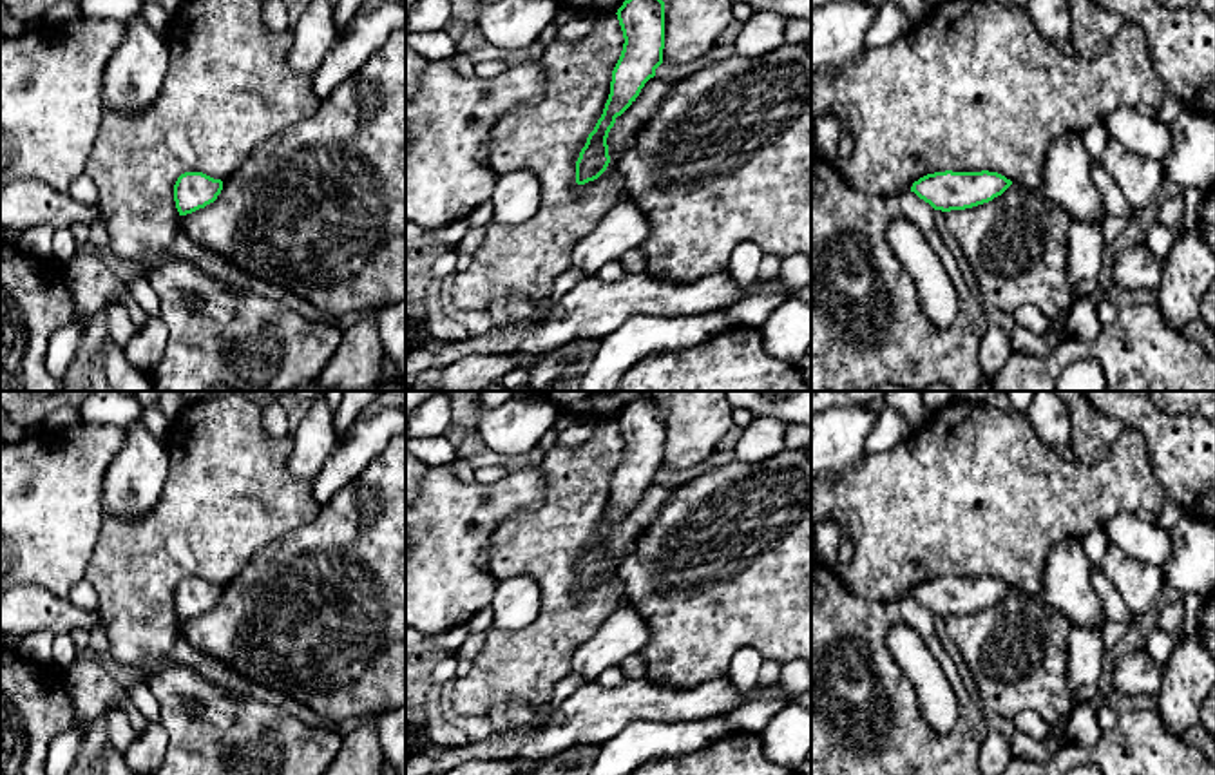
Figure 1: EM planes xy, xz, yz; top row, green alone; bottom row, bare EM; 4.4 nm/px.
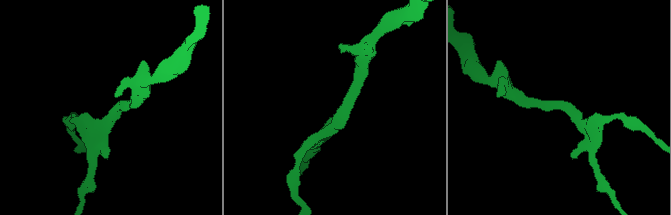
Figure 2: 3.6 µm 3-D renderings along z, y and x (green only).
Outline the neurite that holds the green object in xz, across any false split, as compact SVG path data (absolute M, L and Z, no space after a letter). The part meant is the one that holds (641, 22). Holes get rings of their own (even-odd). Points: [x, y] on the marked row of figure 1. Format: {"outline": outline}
{"outline": "M625 0L616 14L625 43L612 71L610 94L603 114L576 161L578 185L594 181L607 170L610 163L607 138L616 118L636 101L645 83L655 76L655 69L663 63L665 2Z"}

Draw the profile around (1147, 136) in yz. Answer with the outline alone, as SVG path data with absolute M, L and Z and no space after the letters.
M1124 105L1112 110L1103 125L1112 139L1139 156L1164 163L1173 148L1166 123L1135 107Z

